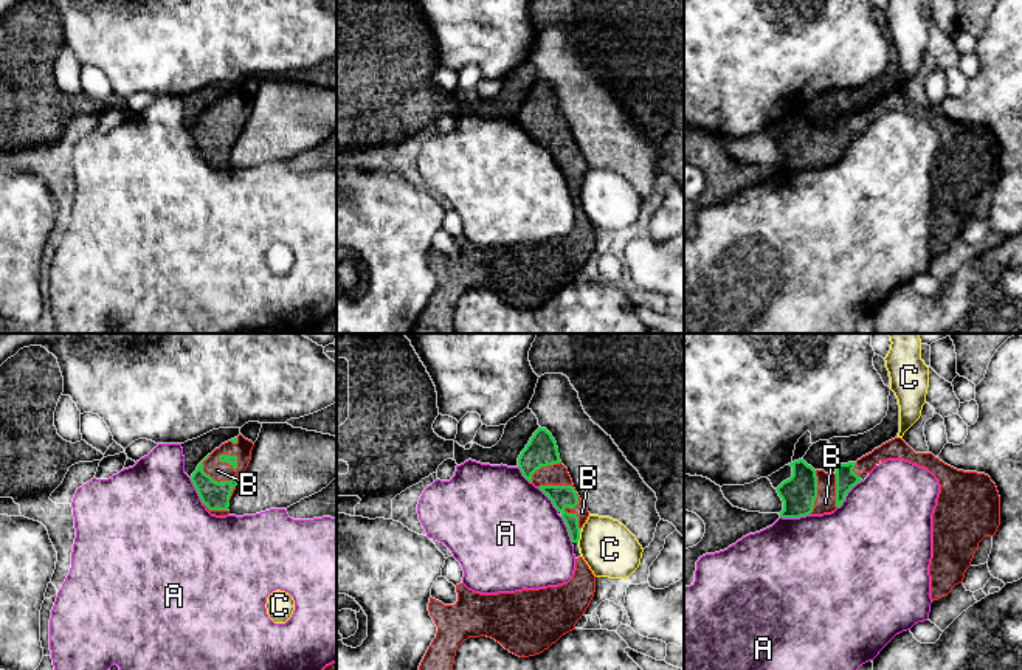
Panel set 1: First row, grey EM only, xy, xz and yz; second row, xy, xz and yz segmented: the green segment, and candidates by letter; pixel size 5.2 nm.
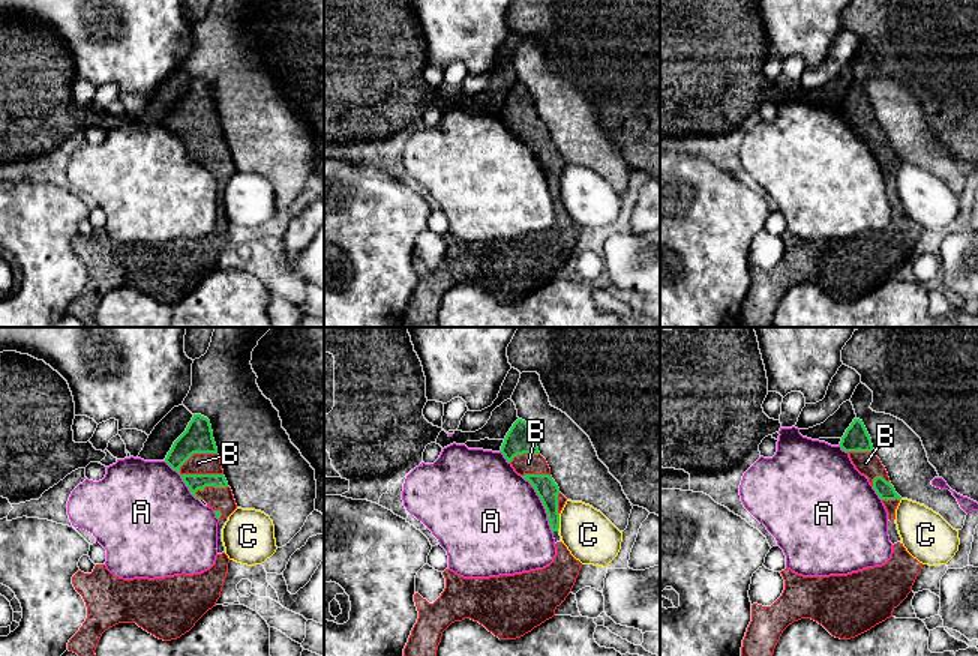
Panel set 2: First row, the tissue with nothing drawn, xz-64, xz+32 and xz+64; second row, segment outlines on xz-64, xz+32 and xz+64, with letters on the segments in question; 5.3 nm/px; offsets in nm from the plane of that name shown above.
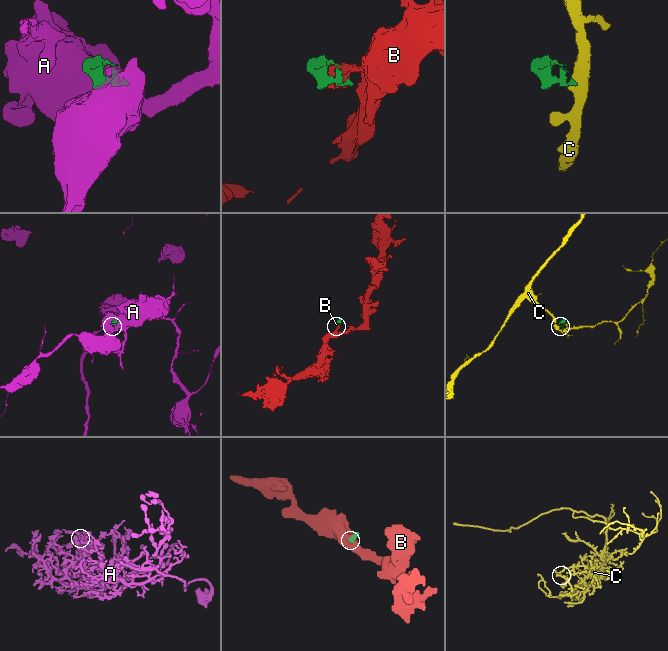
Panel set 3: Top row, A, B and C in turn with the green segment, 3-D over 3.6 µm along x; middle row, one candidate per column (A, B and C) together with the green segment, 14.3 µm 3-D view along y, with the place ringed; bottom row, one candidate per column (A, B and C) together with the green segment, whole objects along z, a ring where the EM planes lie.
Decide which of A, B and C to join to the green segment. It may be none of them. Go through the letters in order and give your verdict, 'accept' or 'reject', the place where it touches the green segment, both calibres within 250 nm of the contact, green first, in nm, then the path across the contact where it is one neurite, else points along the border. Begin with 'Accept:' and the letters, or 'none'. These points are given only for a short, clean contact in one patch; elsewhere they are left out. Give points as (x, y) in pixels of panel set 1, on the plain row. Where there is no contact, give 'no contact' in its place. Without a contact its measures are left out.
Accept: B
A: reject; meets green in yz at (847, 145); 110 nm thick on the green side, 480 nm on the other
B: accept; meets green in xy at (216, 134); 150 nm thick on the green side, 100 nm on the other
C: reject; meets green in xz at (579, 189); 120 nm thick on the green side, 280 nm on the other; border along xz (580, 185), (577, 194)

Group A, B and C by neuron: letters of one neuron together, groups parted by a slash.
A / B / C

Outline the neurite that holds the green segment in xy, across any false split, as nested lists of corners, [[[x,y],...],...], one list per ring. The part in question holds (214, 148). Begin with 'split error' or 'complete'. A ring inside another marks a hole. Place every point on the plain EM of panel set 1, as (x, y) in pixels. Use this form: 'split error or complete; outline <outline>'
split error; outline [[[239,87],[208,107],[192,126],[191,133],[211,168],[230,168],[230,152],[251,113],[253,99]]]

